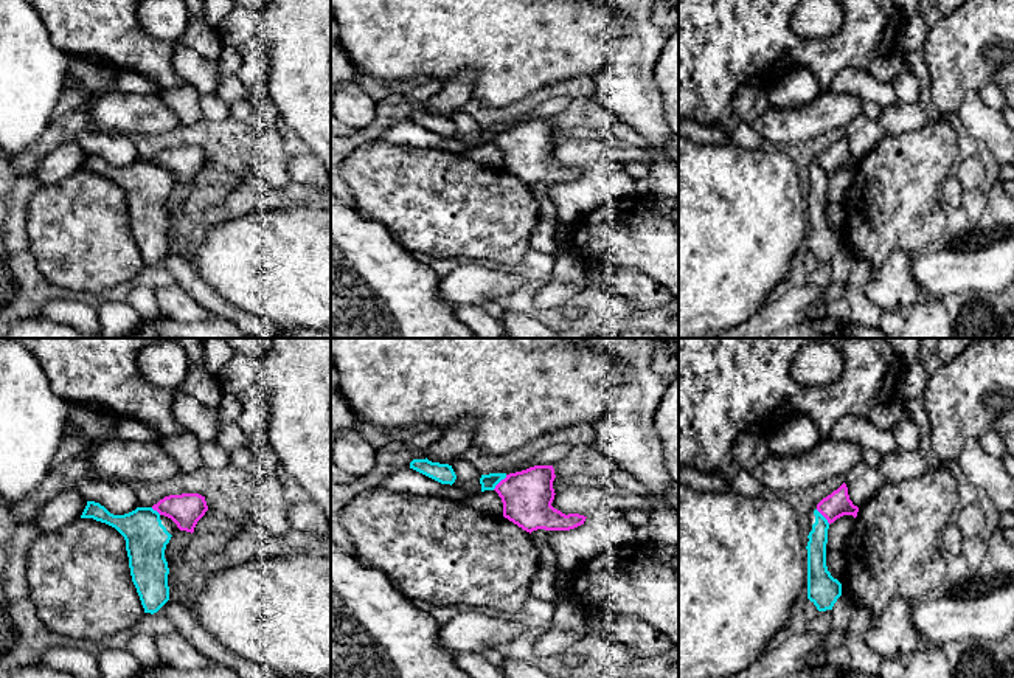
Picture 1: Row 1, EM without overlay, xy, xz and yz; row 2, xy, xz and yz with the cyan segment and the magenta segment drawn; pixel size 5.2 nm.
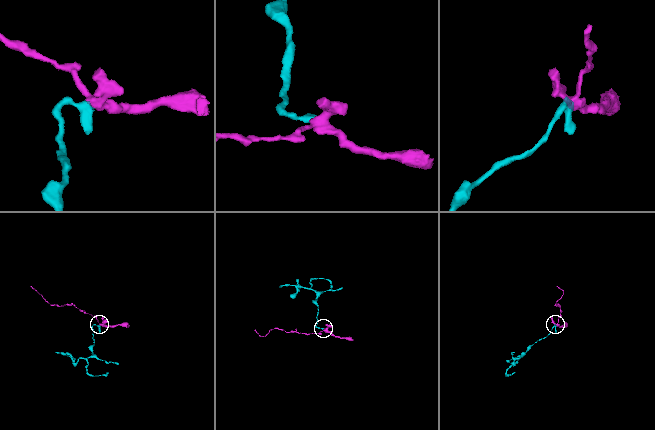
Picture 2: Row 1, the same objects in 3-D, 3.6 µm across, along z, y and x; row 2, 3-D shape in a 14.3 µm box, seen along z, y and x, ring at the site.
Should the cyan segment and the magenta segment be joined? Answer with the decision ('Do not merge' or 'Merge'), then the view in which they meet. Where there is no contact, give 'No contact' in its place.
Do not merge. Touches cyan in xz

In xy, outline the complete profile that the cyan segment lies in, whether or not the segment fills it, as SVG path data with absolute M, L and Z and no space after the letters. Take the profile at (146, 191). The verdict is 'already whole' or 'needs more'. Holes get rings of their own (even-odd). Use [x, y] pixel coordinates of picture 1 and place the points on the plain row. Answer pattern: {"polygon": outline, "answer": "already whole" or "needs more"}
{"polygon": "M87 154L81 171L106 175L124 189L132 234L144 265L157 265L169 253L165 202L171 189L180 183L177 177L152 160L113 168L95 154Z", "answer": "needs more"}

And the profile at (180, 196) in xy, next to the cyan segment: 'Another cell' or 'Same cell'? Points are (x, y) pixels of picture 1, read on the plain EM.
Another cell

